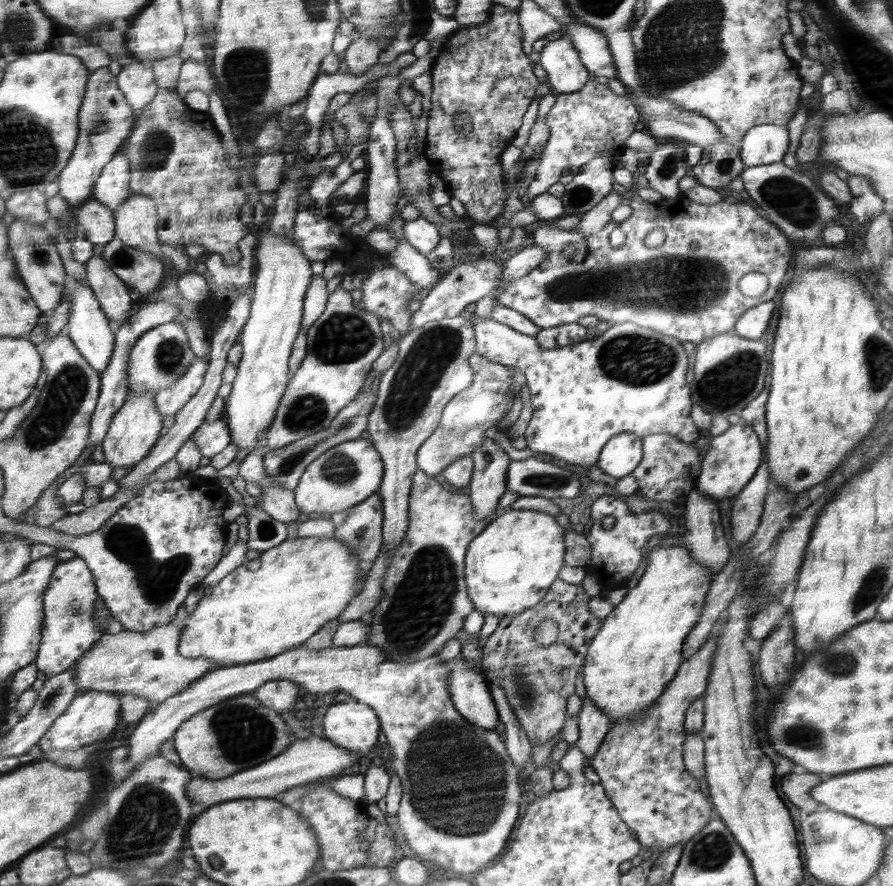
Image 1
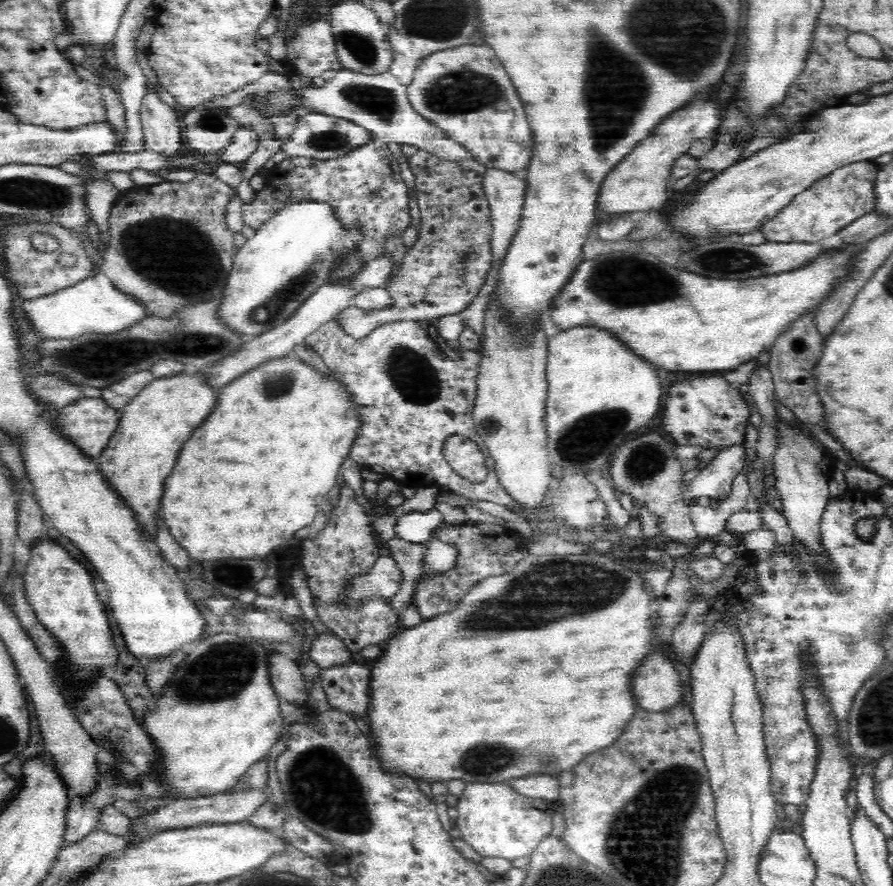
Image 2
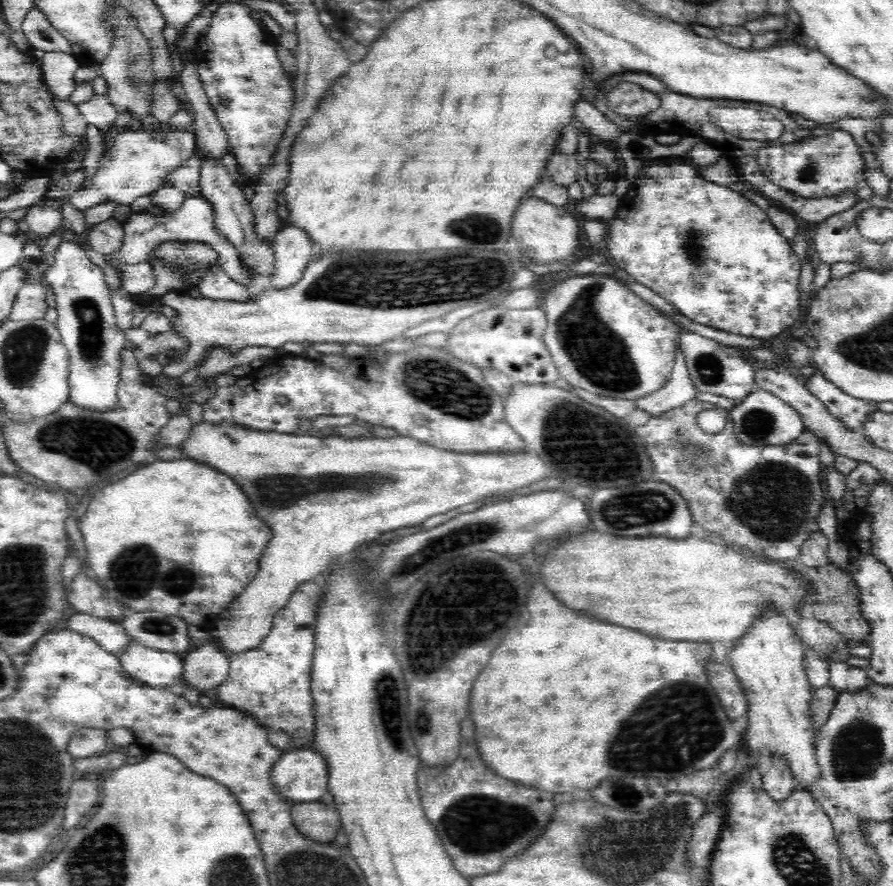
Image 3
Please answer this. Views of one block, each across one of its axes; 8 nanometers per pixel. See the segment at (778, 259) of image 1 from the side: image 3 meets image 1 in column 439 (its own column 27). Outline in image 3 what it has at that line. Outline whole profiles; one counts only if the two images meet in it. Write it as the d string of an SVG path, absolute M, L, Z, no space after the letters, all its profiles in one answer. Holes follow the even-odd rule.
M26 282L16 292L12 310L7 316L10 322L23 322L43 319L48 310L46 289L40 284Z

